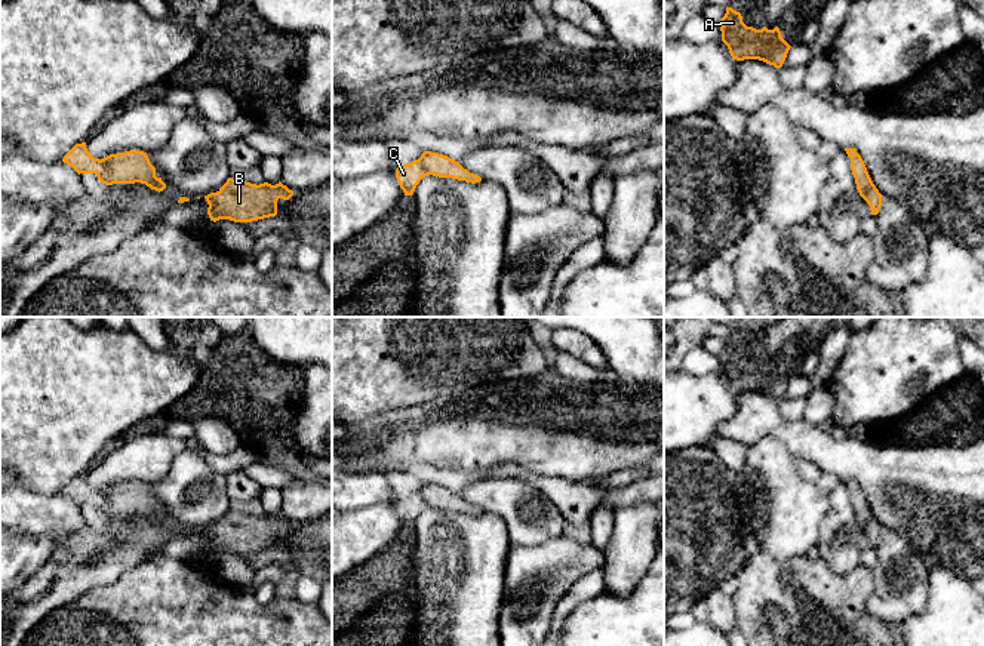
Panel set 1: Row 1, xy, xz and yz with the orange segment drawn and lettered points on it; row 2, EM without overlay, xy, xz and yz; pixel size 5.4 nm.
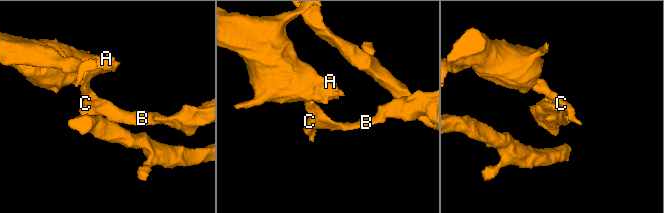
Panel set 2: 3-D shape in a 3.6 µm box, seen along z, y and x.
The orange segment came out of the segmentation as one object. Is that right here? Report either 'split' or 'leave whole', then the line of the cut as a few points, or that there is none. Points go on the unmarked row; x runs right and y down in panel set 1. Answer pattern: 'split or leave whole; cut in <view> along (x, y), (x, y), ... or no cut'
split; cut in xy along (137, 483), (122, 498), (104, 500), (97, 497), (92, 504)

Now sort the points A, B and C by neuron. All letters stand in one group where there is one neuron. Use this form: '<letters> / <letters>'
A C / B

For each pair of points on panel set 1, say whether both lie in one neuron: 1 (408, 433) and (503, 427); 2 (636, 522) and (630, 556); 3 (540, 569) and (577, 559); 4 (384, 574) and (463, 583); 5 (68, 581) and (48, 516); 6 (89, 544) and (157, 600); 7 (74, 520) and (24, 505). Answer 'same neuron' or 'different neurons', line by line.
1: same neuron
2: same neuron
3: same neuron
4: different neurons
5: different neurons
6: different neurons
7: same neuron

